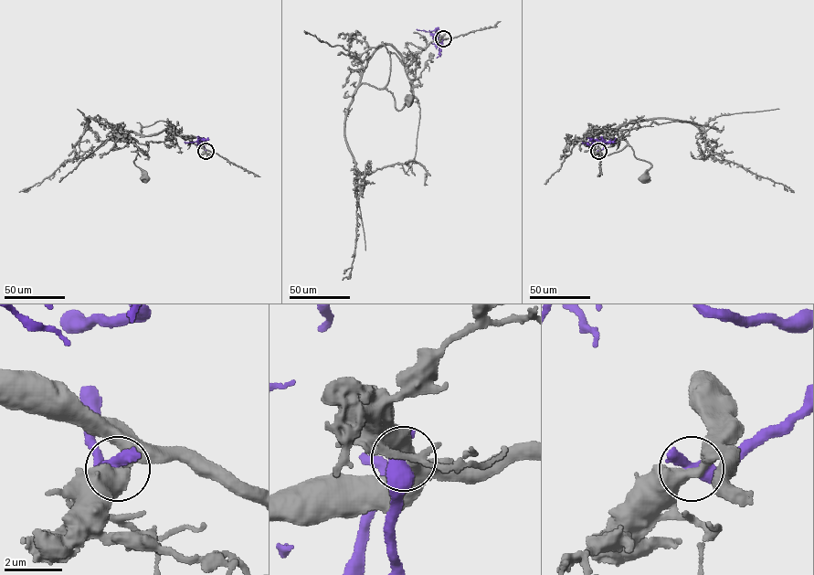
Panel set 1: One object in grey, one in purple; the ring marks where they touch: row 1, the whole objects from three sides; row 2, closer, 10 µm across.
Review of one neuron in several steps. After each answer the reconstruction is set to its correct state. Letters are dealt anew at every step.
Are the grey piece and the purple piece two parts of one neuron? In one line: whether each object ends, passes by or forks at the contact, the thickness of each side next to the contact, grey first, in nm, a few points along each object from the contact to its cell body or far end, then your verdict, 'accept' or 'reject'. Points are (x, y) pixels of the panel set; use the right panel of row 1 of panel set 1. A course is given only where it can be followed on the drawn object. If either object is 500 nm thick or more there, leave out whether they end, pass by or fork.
440/650 nm | grey via (598, 151), (607, 131), (613, 142), (595, 142), (594, 151), (609, 154), (628, 144), (651, 165), (643, 178) | purple via (598, 151), (605, 145), (591, 139), (609, 142), (616, 138) | reject

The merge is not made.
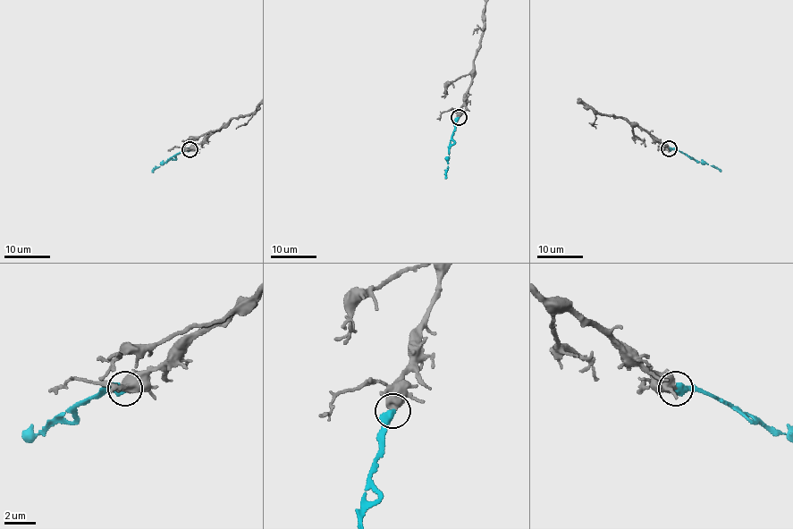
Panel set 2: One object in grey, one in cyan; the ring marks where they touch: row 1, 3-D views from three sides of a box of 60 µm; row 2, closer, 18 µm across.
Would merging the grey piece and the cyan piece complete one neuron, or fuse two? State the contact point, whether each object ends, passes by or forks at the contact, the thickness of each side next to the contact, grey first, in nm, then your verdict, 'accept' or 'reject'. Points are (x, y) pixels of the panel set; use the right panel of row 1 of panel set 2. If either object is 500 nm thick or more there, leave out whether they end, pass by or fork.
place (669, 148); calibres 700 and 550 nm; reject

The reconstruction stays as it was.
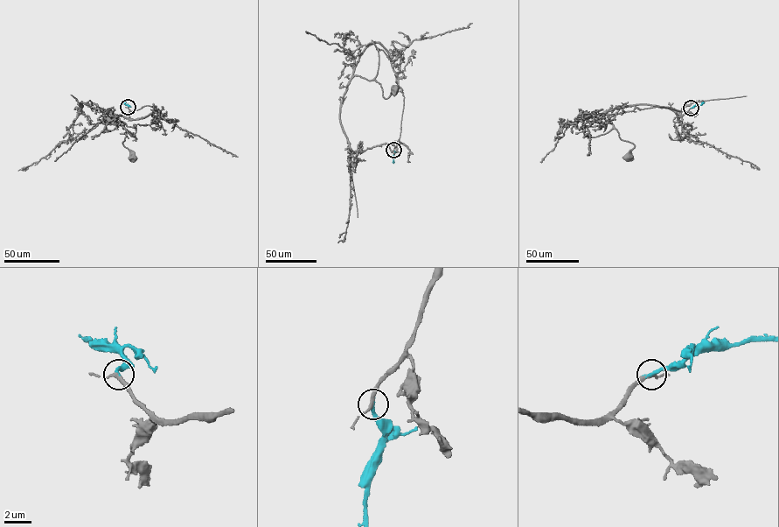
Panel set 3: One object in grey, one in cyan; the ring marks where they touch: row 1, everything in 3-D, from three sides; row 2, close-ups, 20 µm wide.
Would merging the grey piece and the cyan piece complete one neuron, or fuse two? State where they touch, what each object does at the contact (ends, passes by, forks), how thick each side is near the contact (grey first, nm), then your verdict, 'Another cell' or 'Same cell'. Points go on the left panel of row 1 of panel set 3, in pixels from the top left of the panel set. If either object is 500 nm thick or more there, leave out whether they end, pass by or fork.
Place: (128, 107). At the ring grey passes by. At the ring cyan ends. Thickness 240 nm (grey) against 280 nm. Same cell

